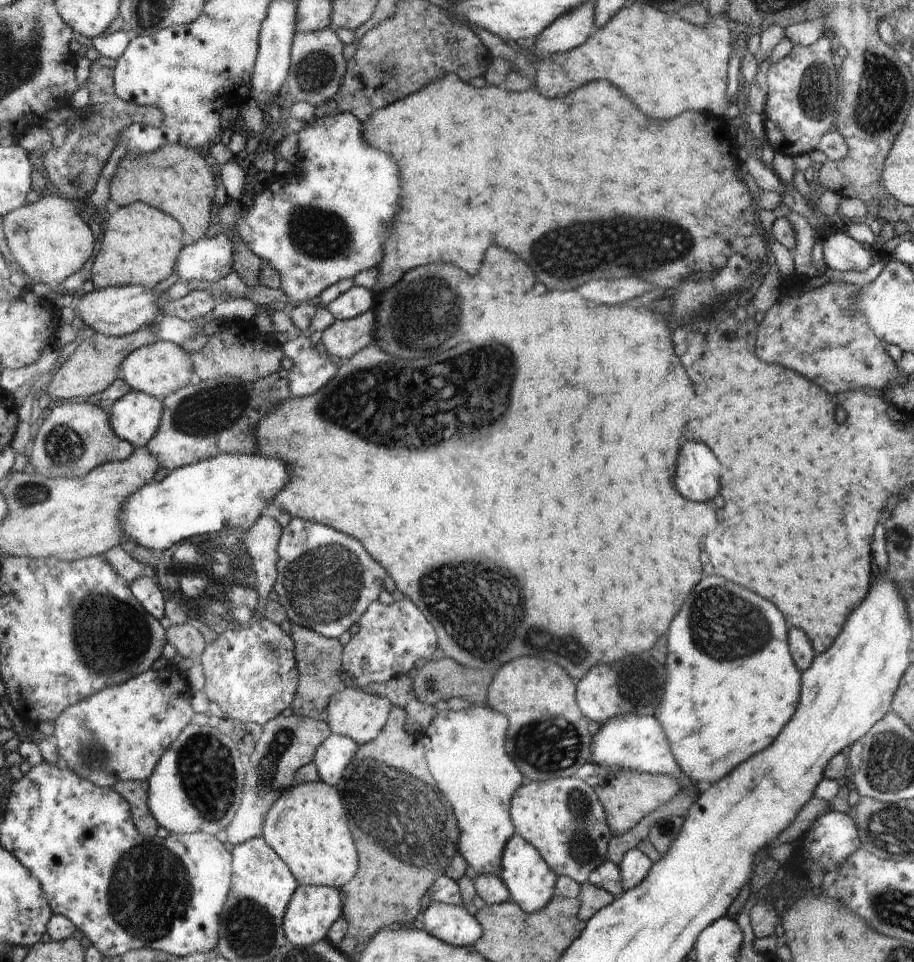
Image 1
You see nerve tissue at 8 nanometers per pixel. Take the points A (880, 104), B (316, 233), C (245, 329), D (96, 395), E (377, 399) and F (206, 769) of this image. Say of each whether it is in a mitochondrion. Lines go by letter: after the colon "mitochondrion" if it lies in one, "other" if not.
A: mitochondrion
B: mitochondrion
C: other
D: other
E: mitochondrion
F: mitochondrion

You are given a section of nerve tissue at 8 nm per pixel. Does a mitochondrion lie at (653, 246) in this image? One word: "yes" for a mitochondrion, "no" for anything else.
yes

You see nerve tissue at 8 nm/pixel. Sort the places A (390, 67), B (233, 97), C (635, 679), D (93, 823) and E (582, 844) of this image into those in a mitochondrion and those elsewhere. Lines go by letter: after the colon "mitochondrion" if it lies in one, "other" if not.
A: mitochondrion
B: other
C: mitochondrion
D: other
E: mitochondrion

